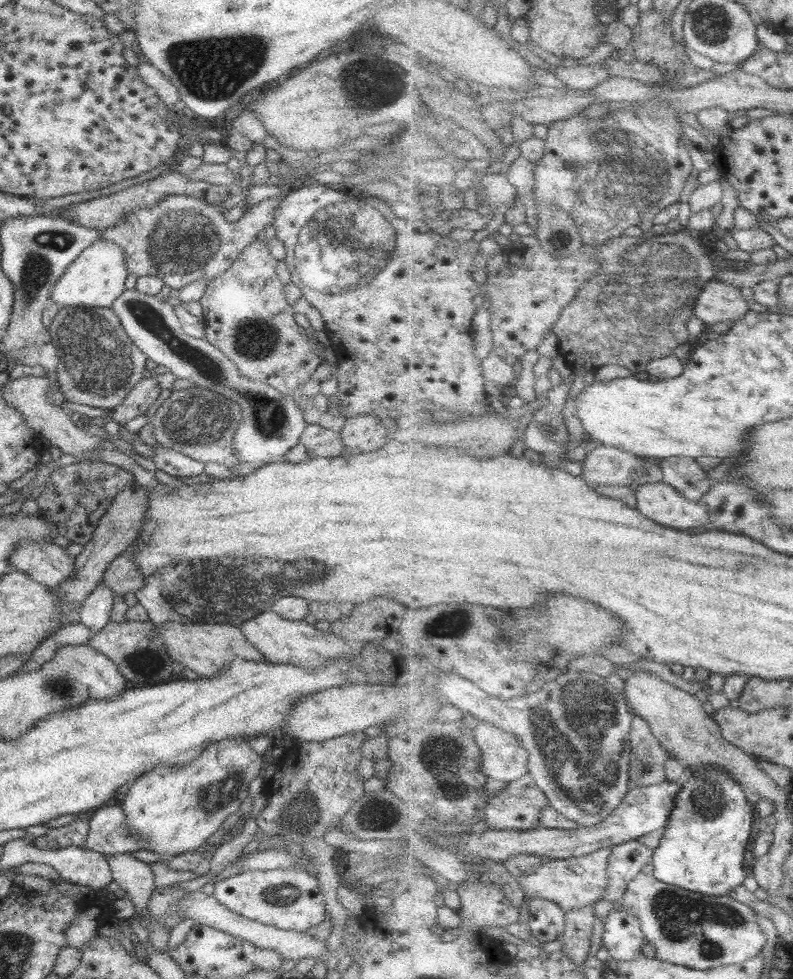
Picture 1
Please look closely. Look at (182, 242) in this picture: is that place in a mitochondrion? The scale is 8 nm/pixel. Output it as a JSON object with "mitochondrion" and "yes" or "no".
{"mitochondrion":"yes"}

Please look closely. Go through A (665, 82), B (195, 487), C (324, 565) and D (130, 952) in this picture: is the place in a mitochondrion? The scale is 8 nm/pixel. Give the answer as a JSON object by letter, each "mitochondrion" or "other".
{"A":"other","B":"other","C":"mitochondrion","D":"other"}

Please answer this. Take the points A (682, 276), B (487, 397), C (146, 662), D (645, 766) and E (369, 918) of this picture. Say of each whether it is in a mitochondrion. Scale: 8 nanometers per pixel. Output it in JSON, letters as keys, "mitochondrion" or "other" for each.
{"A":"mitochondrion","B":"other","C":"mitochondrion","D":"mitochondrion","E":"other"}

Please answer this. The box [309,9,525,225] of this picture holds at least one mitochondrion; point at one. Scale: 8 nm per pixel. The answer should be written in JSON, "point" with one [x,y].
{"point":[372,85]}

